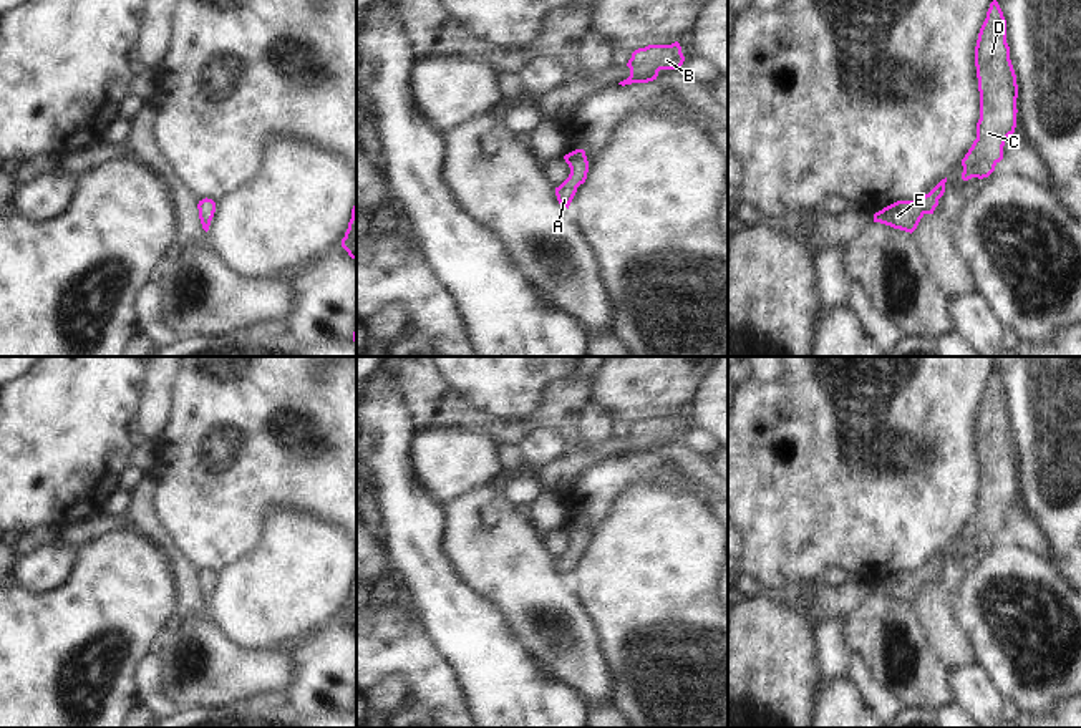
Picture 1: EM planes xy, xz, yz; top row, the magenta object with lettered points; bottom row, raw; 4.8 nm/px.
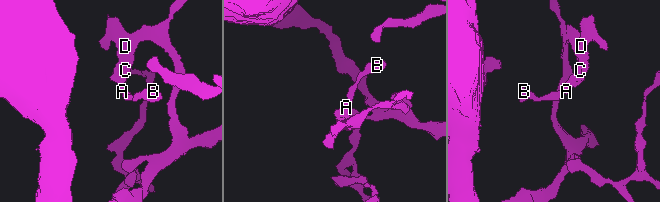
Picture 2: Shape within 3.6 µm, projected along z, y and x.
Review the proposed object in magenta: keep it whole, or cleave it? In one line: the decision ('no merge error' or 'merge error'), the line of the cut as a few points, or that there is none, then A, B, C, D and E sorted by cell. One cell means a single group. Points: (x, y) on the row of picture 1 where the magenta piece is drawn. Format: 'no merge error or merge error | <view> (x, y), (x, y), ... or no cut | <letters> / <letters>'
no merge error | no cut | A B C D E

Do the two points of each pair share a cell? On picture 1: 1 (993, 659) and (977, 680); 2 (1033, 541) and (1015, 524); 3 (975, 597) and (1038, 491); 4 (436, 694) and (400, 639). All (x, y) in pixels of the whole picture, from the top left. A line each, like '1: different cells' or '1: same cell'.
1: different cells
2: same cell
3: different cells
4: same cell

